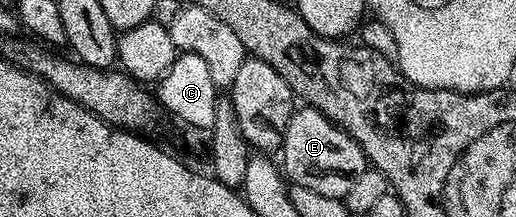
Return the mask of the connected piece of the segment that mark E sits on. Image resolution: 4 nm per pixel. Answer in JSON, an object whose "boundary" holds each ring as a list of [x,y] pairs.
{"boundary":[[[307,105],[293,110],[284,130],[283,155],[282,171],[292,183],[314,189],[314,193],[322,193],[322,197],[335,199],[343,199],[346,193],[350,193],[354,181],[358,181],[358,177],[370,167],[364,150],[354,137],[346,134],[337,123],[331,123],[321,111]]]}

